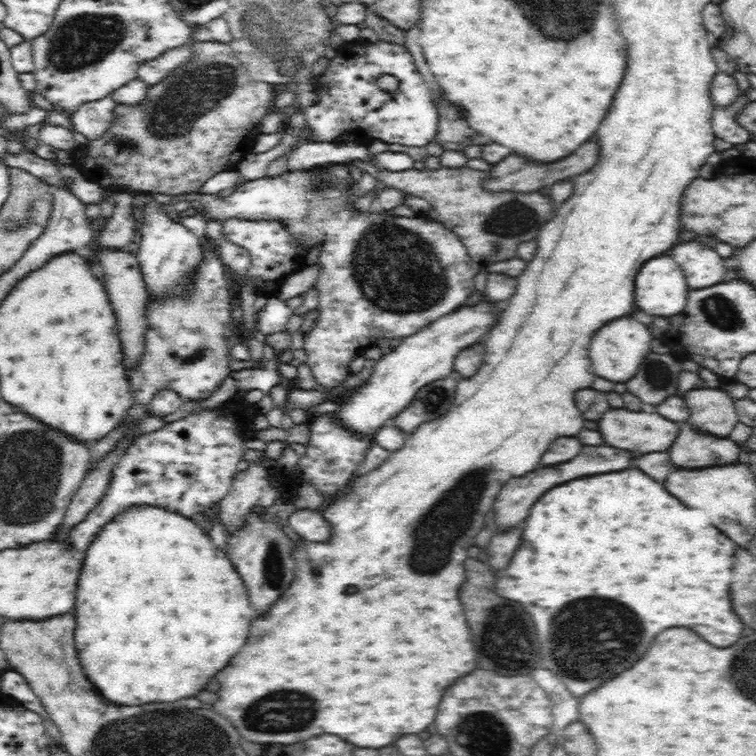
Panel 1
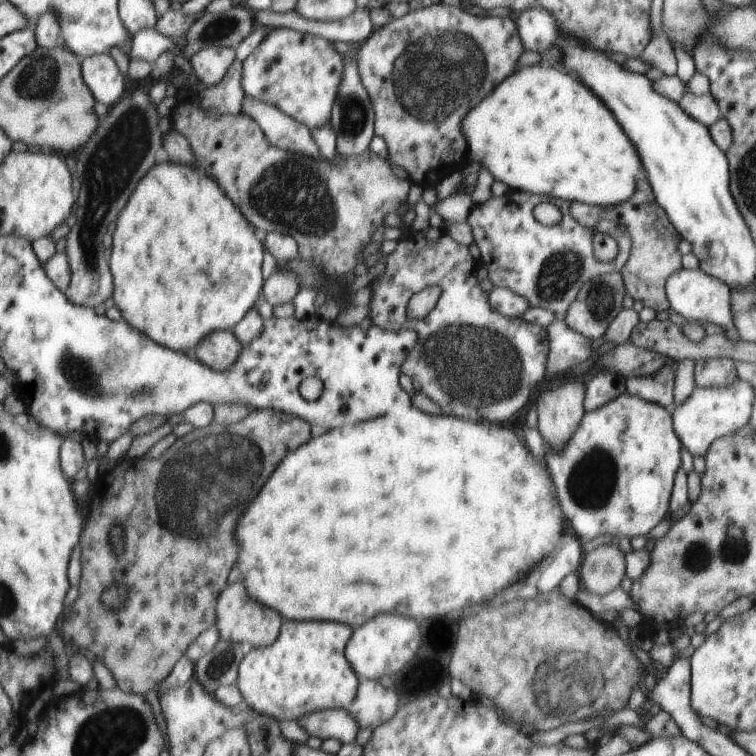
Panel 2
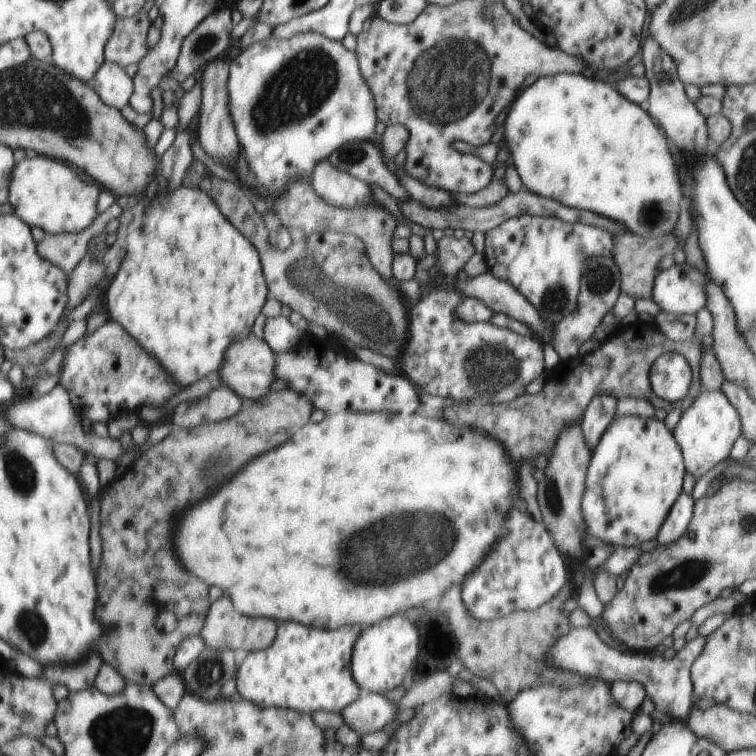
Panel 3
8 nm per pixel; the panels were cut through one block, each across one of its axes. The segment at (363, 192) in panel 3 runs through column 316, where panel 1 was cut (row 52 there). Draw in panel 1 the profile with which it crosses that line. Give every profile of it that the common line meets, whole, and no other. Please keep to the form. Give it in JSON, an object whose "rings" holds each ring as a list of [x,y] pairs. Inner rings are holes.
{"rings":[[[190,40],[180,48],[172,49],[160,57],[144,62],[140,65],[140,68],[137,68],[136,78],[142,79],[149,86],[160,83],[174,68],[181,66],[189,59],[193,42],[194,40]]]}

